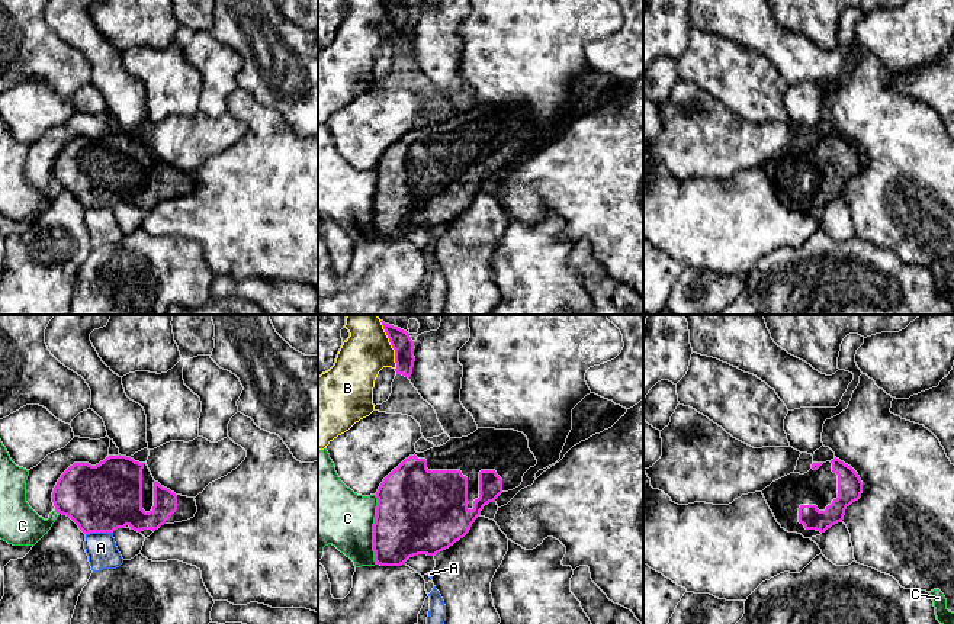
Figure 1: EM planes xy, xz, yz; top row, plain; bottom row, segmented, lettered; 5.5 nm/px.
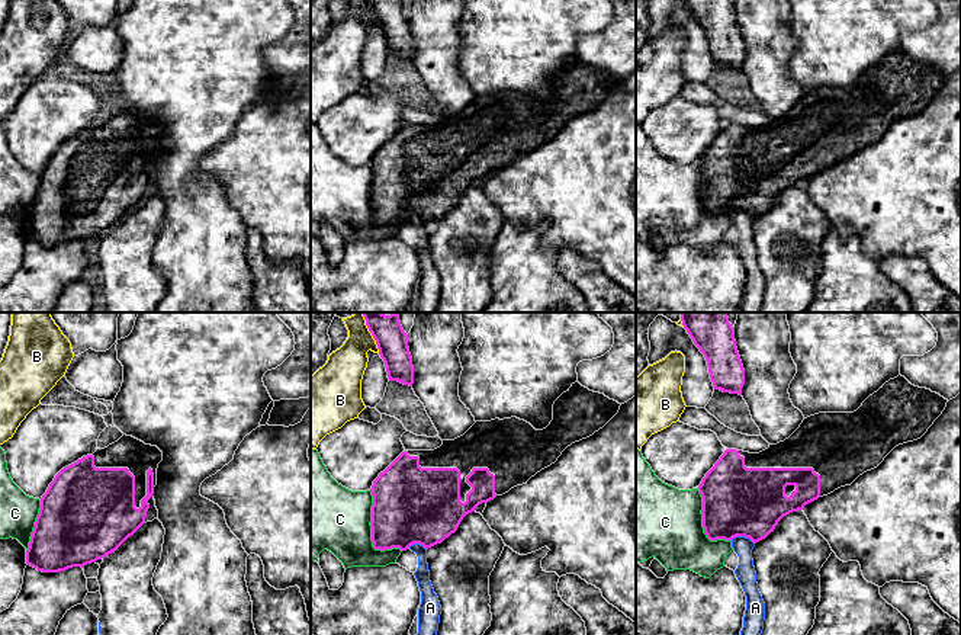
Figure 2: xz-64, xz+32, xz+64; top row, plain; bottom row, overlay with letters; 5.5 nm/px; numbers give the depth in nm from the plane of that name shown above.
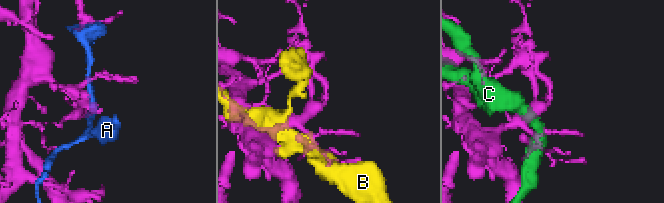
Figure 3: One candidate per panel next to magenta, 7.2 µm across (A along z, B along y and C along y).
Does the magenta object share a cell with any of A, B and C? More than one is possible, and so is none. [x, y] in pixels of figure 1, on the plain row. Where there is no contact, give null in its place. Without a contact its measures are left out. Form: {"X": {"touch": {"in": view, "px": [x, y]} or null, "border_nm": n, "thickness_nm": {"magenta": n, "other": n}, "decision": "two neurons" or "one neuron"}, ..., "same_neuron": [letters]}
{"A": {"touch": {"in": "xy", "px": [99, 206]}, "border_nm": 150, "thickness_nm": {"magenta": 380, "other": 170}, "decision": "two neurons"}, "B": {"touch": {"in": "xz", "px": [392, 22]}, "border_nm": 260, "thickness_nm": {"magenta": 120, "other": 260}, "decision": "two neurons"}, "C": {"touch": {"in": "xz", "px": [373, 205]}, "border_nm": 380, "thickness_nm": {"magenta": 440, "other": 340}, "decision": "two neurons"}, "same_neuron": []}

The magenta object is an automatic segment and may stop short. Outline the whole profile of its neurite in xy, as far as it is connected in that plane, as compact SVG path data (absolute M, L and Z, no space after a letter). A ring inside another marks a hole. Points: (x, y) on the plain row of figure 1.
M121 129L109 131L96 141L70 141L54 163L52 177L55 186L70 192L84 209L131 203L145 213L161 200L187 196L197 187L195 173L176 170L154 155L147 138Z

